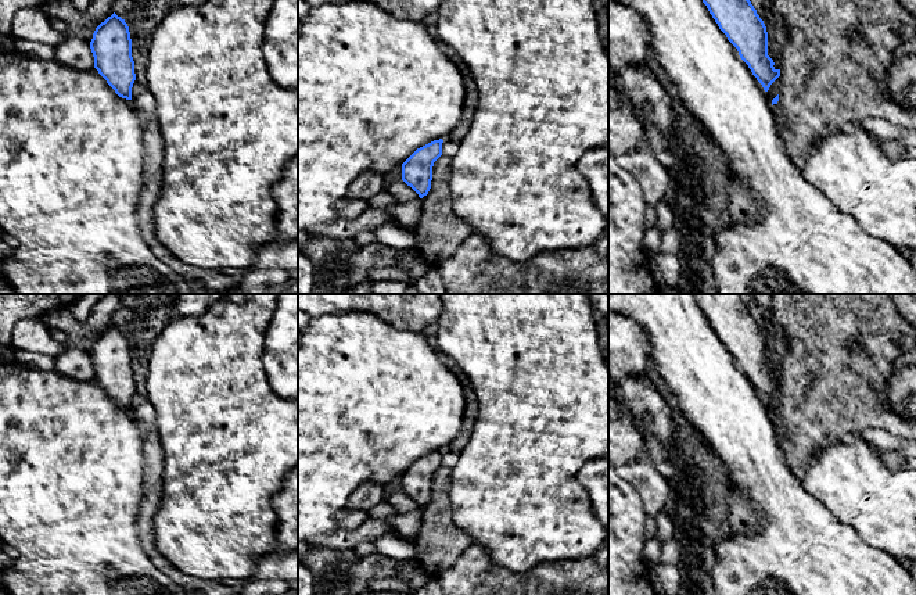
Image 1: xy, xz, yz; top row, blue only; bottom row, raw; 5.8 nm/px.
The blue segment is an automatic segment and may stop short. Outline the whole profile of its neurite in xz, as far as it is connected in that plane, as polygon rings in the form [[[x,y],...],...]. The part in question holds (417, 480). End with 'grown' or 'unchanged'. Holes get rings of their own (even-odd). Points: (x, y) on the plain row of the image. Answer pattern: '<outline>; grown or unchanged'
[[[434,451],[417,459],[402,474],[402,491],[410,497],[420,509],[428,505],[432,491],[434,473],[442,466],[443,451]]]; unchanged

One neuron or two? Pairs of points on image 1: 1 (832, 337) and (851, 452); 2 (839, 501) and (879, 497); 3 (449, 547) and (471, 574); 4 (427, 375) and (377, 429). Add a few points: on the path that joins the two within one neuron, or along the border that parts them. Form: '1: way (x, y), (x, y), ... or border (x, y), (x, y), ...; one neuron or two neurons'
1: border (859, 434), (848, 440), (828, 440), (818, 447); two neurons
2: way (848, 501), (869, 499); one neuron
3: border (473, 544), (437, 579); two neurons
4: way (413, 389), (387, 415); one neuron

